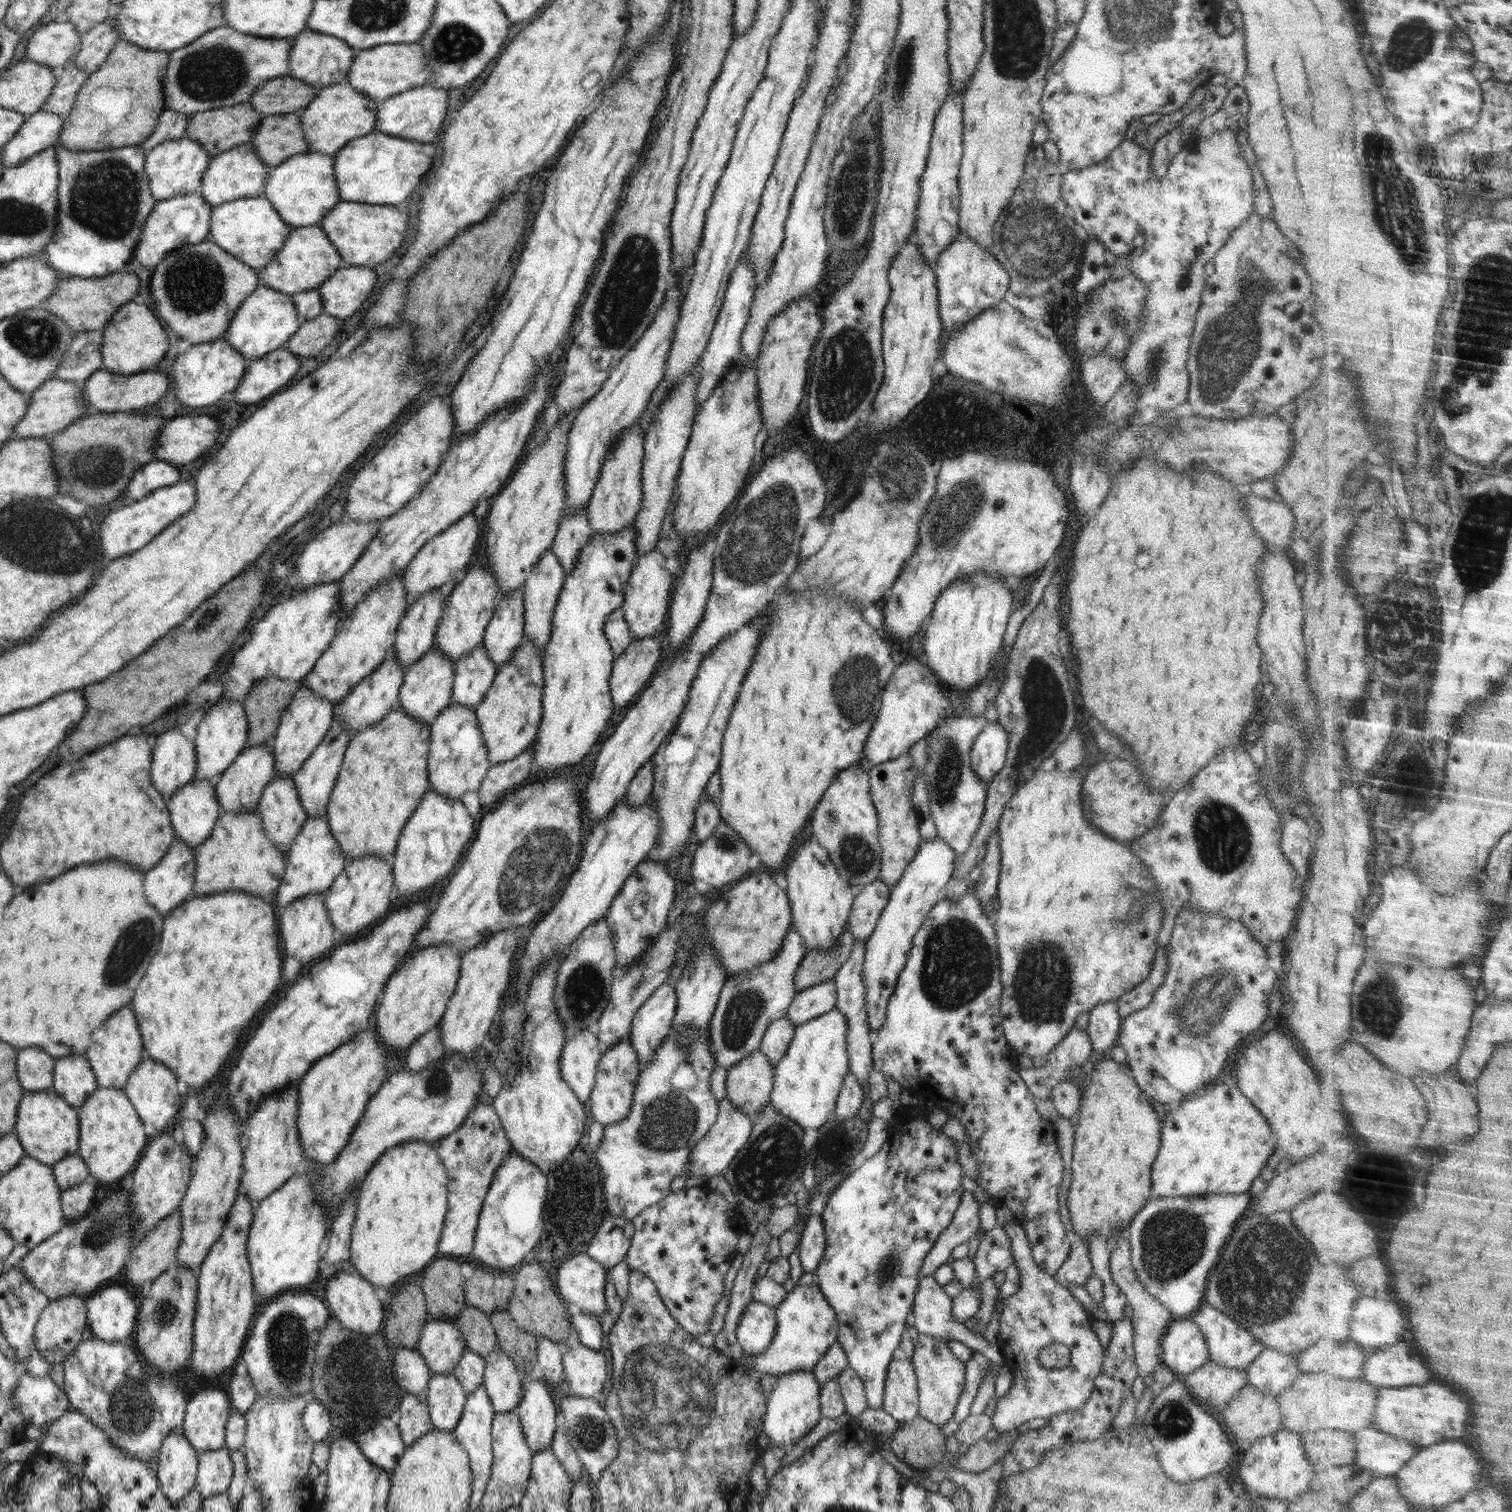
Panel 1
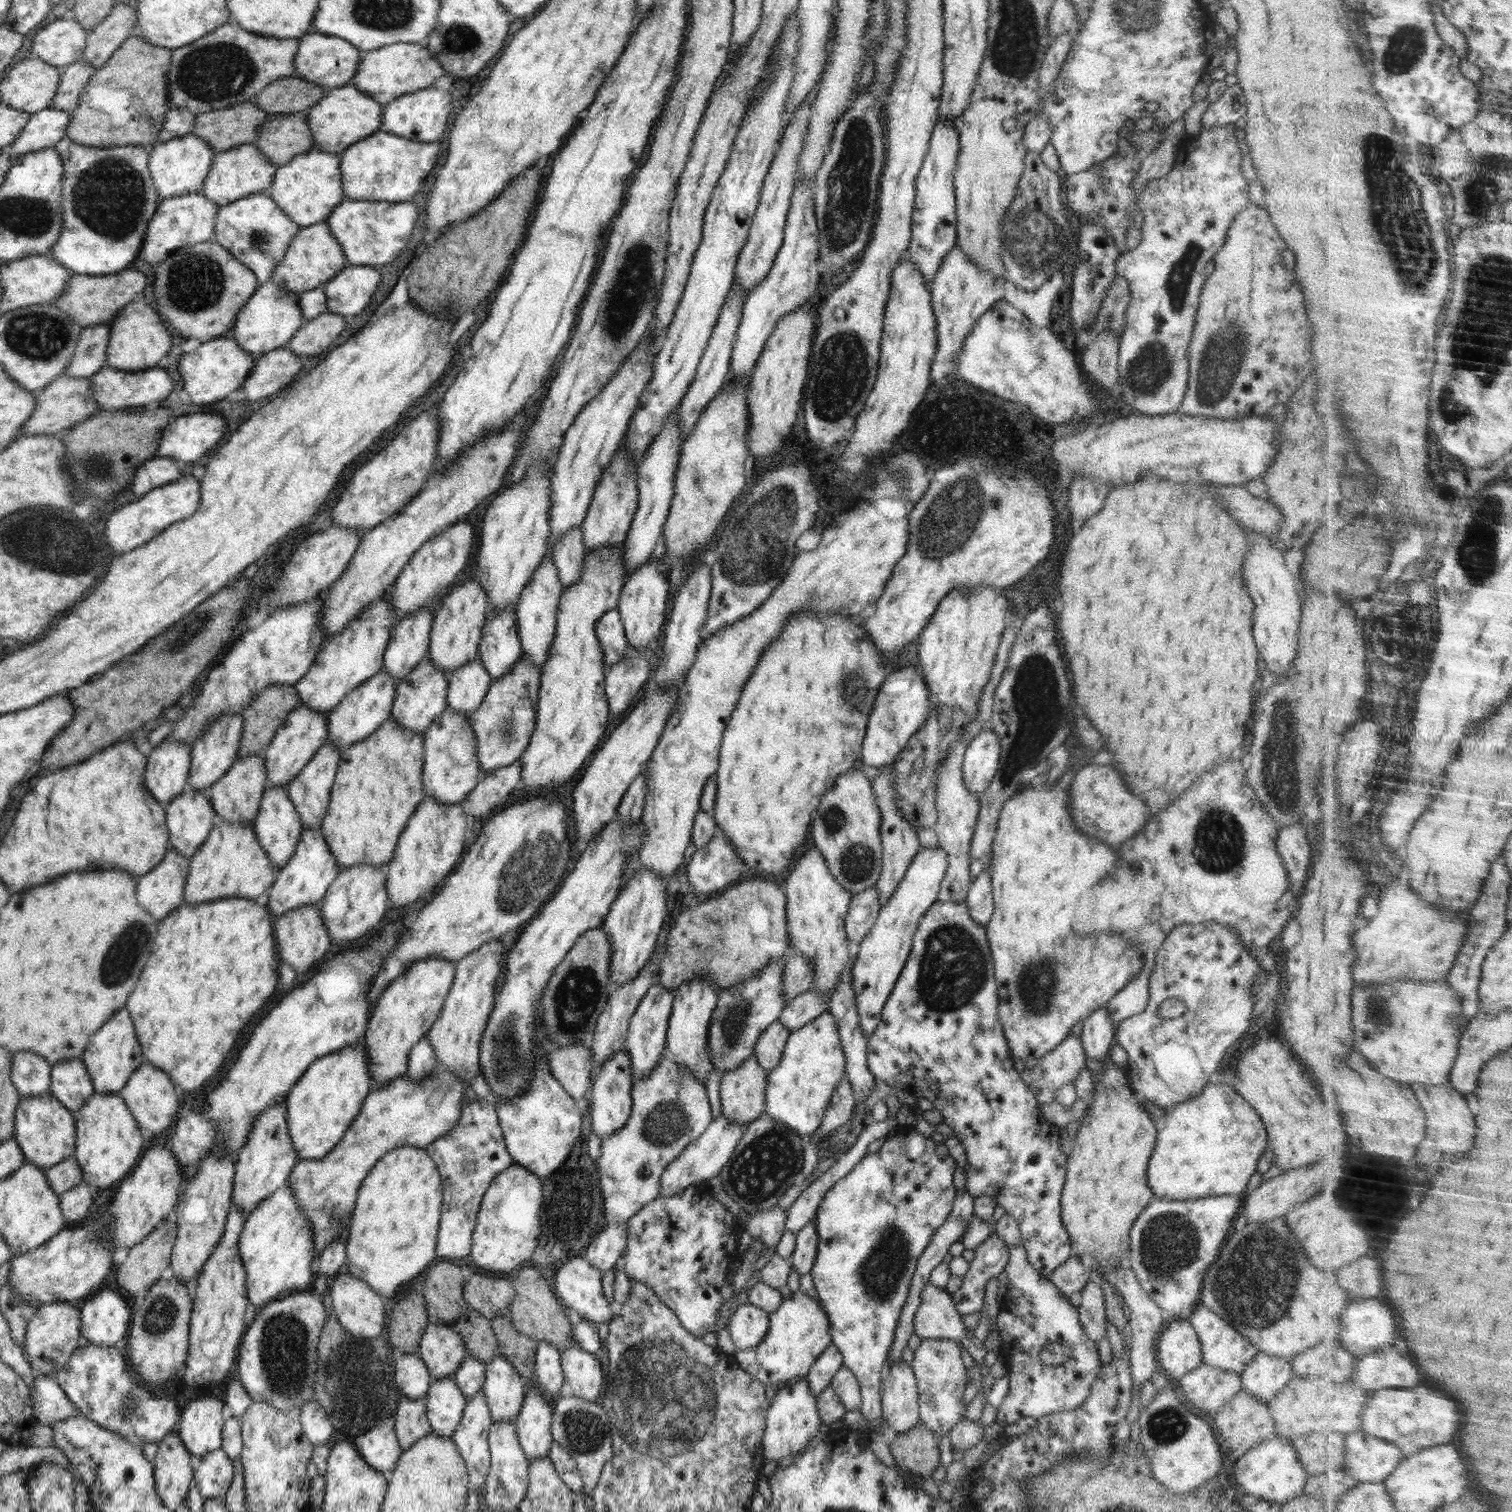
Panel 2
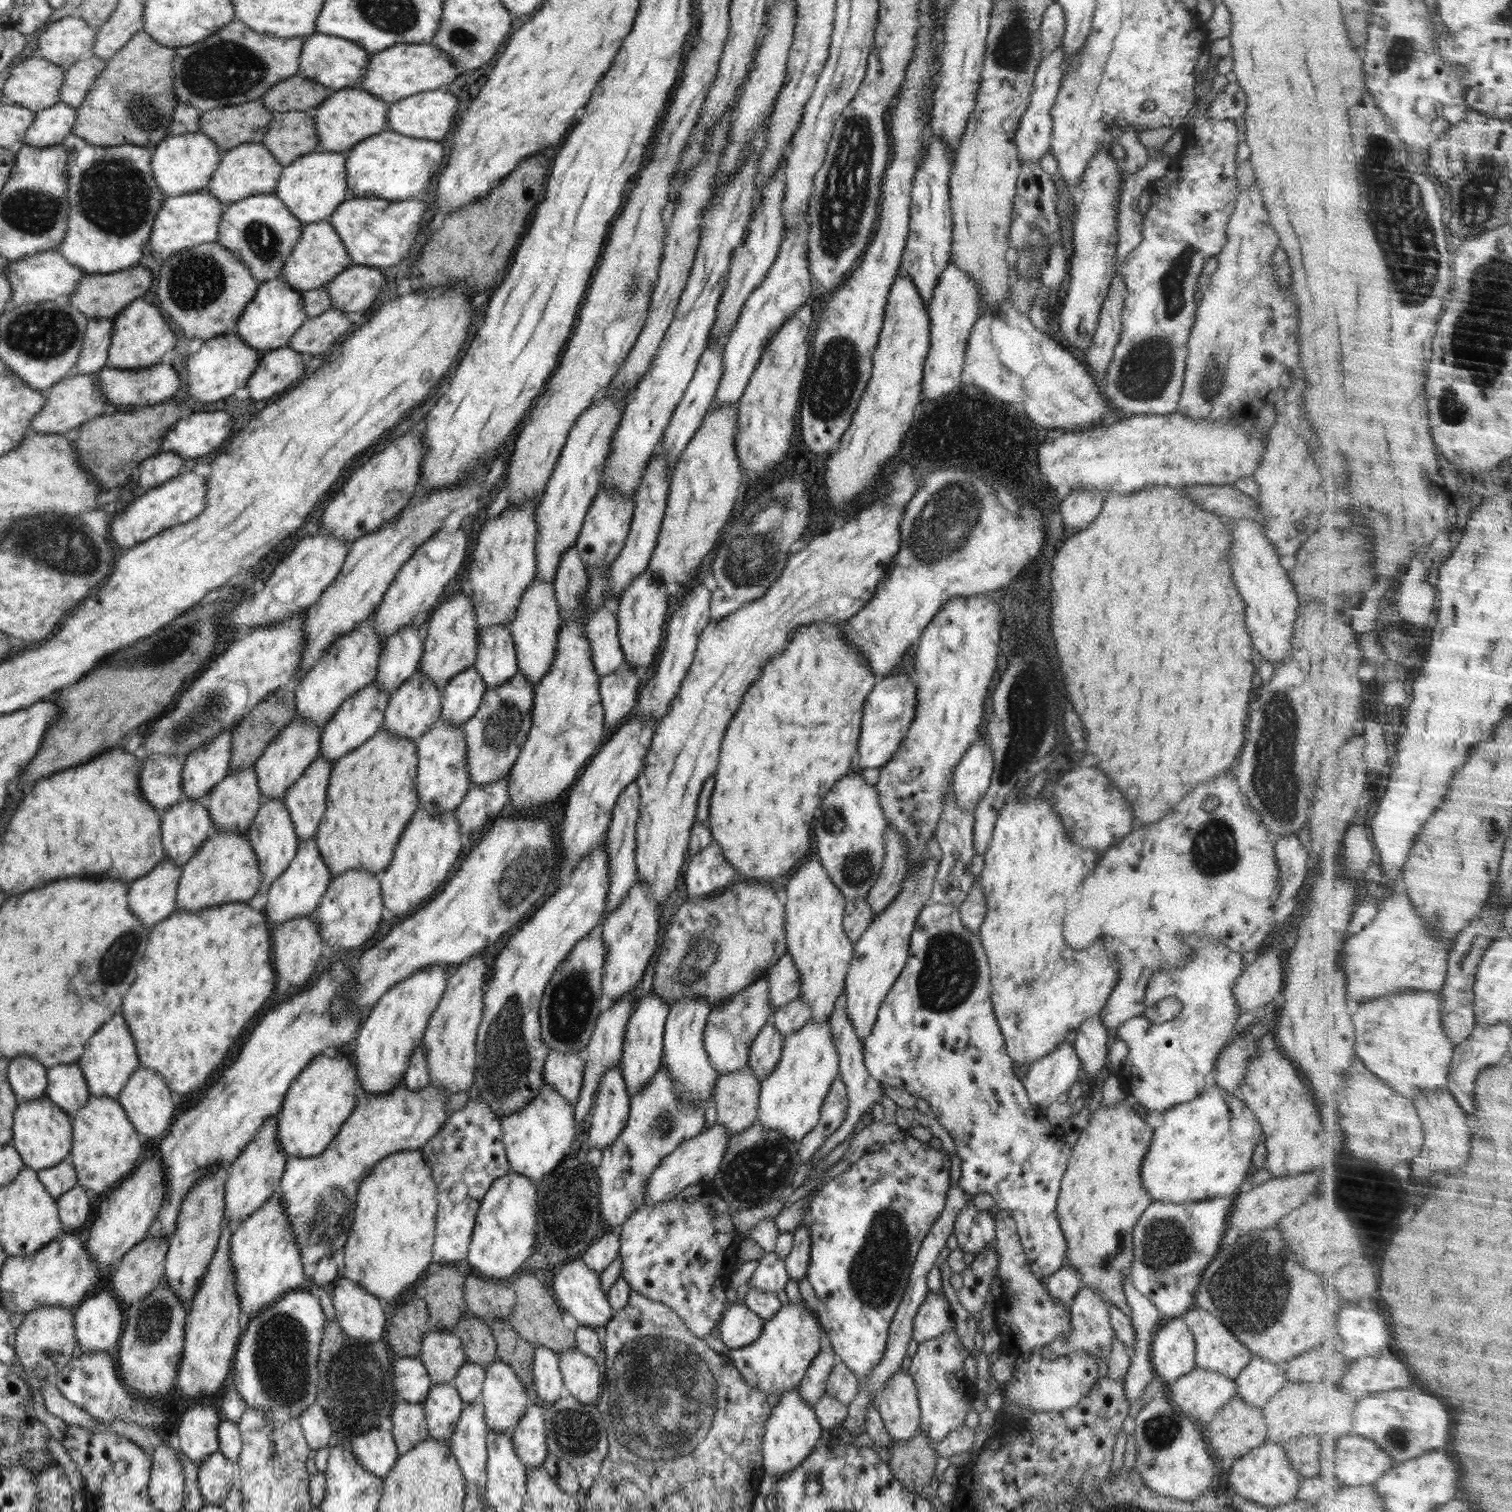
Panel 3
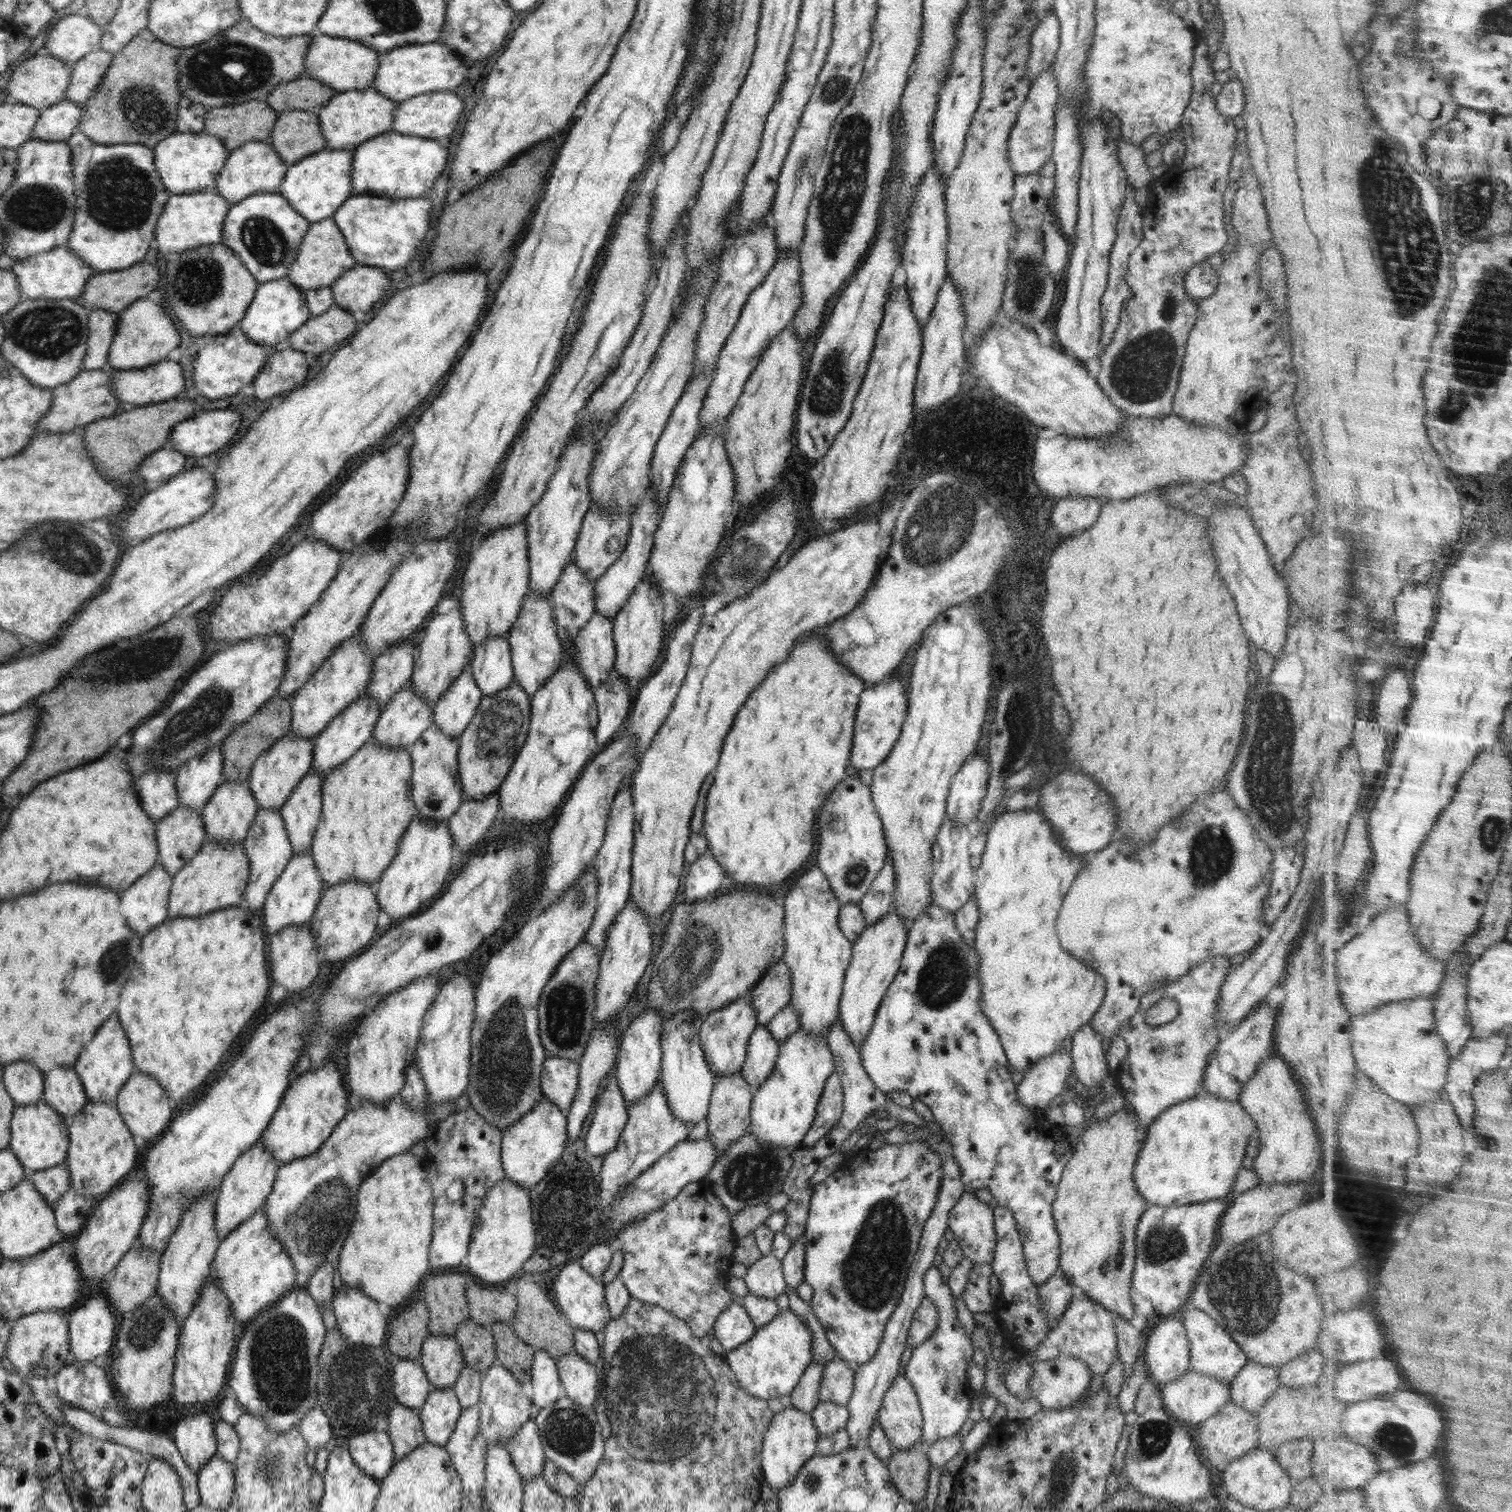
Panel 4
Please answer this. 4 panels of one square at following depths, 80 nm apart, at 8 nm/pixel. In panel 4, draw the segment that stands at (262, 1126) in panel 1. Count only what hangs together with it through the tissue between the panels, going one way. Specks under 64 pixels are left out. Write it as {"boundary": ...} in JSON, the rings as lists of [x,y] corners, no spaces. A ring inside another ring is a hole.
{"boundary":[[[257,1141],[229,1168],[219,1185],[219,1197],[215,1206],[215,1227],[220,1239],[224,1239],[241,1222],[263,1208],[266,1197],[273,1192],[273,1184],[280,1163],[275,1160],[261,1142]]]}

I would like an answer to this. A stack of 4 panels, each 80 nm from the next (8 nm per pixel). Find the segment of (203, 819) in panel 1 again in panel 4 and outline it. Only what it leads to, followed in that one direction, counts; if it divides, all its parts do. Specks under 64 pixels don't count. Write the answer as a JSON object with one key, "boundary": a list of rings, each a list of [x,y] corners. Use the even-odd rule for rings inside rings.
{"boundary":[[[184,806],[164,818],[155,826],[158,843],[158,862],[170,874],[175,875],[206,842],[206,831],[200,811]]]}

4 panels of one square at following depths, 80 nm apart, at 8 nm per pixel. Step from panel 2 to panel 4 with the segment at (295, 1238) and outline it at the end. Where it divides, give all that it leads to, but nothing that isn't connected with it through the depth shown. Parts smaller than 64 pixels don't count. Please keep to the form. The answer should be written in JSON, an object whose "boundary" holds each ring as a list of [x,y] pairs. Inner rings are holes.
{"boundary":[[[263,1208],[258,1209],[250,1218],[241,1222],[230,1234],[221,1239],[217,1250],[216,1257],[211,1264],[210,1282],[214,1281],[220,1287],[220,1291],[226,1295],[226,1299],[231,1304],[232,1312],[234,1312],[234,1319],[238,1322],[249,1323],[259,1312],[272,1306],[286,1292],[290,1292],[295,1287],[296,1269],[294,1269],[292,1258],[282,1243],[275,1238],[275,1234],[270,1232],[268,1219]]]}

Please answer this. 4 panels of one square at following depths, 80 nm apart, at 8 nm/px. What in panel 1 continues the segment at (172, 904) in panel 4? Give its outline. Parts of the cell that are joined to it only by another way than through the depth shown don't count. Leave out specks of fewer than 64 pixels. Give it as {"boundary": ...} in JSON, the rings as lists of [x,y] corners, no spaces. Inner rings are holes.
{"boundary":[[[258,810],[242,813],[222,813],[210,837],[195,848],[195,881],[190,897],[240,890],[269,898],[286,870],[286,854],[280,852],[263,830]]]}

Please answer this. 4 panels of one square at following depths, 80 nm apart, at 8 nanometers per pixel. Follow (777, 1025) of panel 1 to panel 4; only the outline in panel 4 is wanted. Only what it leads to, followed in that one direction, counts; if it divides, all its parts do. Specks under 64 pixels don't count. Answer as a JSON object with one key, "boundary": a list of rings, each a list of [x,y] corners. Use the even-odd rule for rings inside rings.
{"boundary":[[[767,1025],[757,1026],[747,1040],[747,1057],[740,1075],[755,1092],[774,1070],[780,1043],[770,1034]]]}

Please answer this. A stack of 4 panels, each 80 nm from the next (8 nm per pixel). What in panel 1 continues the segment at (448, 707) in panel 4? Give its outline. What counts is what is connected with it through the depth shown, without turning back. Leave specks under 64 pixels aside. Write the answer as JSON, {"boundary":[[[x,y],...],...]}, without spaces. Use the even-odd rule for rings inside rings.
{"boundary":[[[481,644],[458,660],[453,669],[452,701],[475,709],[492,686],[497,667]]]}

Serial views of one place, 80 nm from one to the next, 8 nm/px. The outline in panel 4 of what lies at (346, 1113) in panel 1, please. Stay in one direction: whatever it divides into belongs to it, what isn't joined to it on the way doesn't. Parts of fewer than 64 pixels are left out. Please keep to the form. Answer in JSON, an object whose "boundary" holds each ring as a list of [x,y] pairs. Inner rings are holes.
{"boundary":[[[327,1059],[322,1066],[303,1071],[290,1081],[278,1110],[272,1115],[270,1124],[258,1141],[280,1164],[308,1156],[324,1144],[338,1122],[344,1118],[349,1109],[348,1097],[345,1077],[333,1059]]]}

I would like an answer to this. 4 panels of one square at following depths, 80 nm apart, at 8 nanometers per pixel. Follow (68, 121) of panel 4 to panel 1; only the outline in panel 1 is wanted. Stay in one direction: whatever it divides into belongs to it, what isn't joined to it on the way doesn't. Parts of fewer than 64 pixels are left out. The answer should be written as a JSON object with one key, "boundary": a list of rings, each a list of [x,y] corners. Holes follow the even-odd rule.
{"boundary":[[[38,111],[24,121],[18,132],[3,146],[3,165],[12,168],[34,153],[59,142],[63,119],[54,113]]]}

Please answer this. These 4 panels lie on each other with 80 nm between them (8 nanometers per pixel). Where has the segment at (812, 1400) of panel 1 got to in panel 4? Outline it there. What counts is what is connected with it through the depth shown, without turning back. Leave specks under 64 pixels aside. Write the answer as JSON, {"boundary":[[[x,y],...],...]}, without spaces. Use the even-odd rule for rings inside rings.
{"boundary":[[[783,1399],[783,1402],[783,1410],[773,1415],[766,1429],[761,1452],[763,1480],[770,1484],[774,1491],[782,1490],[794,1482],[798,1471],[817,1453],[821,1443],[821,1437],[814,1426],[811,1413],[794,1409],[792,1403],[786,1399]]]}

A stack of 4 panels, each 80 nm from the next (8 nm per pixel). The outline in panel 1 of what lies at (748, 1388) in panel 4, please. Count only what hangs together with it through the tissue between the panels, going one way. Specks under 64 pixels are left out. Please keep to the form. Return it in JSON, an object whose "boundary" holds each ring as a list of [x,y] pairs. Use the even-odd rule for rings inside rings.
{"boundary":[[[796,1285],[776,1309],[776,1332],[774,1340],[766,1350],[749,1355],[753,1372],[757,1378],[771,1374],[773,1379],[791,1372],[813,1370],[824,1353],[837,1342],[838,1319],[834,1309],[824,1299],[816,1285]]]}

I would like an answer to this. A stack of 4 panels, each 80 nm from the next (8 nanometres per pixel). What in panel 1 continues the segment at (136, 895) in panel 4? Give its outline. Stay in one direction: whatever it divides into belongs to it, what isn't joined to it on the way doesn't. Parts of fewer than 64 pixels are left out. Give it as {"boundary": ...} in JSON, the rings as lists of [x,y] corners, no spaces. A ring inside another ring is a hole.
{"boundary":[[[175,838],[166,854],[152,869],[144,872],[144,896],[160,915],[166,915],[172,909],[190,898],[195,881],[195,848],[188,847],[184,840]]]}

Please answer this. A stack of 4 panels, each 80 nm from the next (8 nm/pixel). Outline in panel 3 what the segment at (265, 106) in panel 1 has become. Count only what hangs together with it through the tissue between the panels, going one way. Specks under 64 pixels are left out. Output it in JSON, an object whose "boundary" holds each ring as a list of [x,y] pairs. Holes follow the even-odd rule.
{"boundary":[[[296,74],[271,86],[259,101],[272,113],[288,111],[306,113],[308,110],[312,113],[328,98],[330,92],[322,84]]]}

